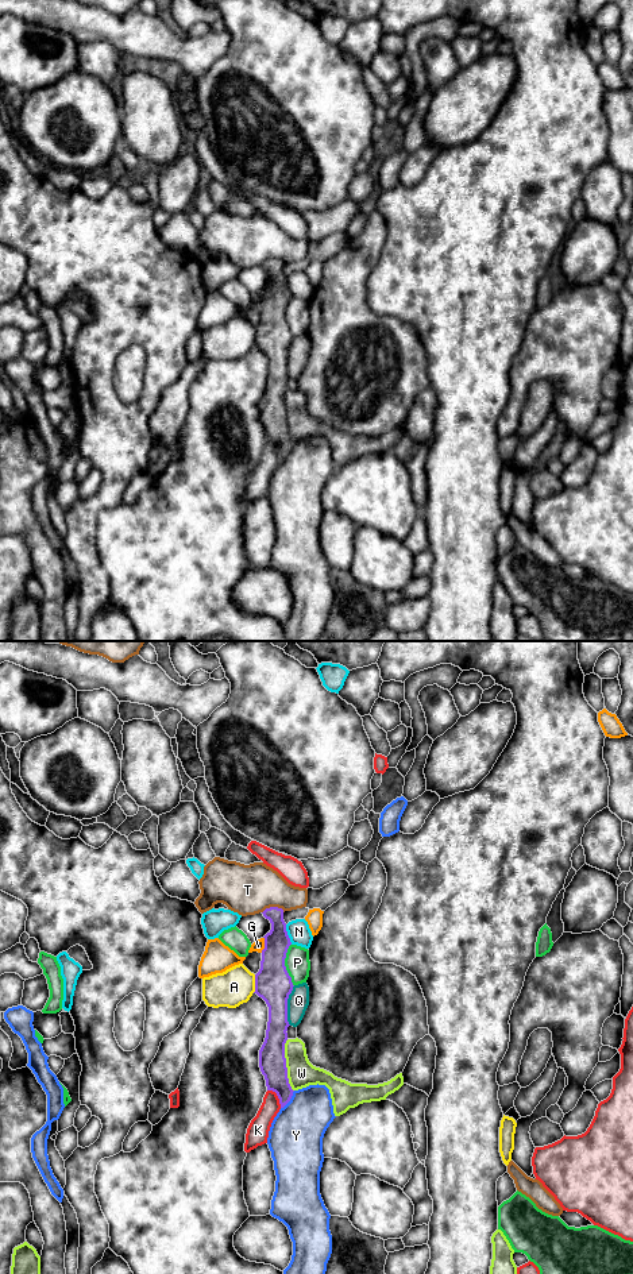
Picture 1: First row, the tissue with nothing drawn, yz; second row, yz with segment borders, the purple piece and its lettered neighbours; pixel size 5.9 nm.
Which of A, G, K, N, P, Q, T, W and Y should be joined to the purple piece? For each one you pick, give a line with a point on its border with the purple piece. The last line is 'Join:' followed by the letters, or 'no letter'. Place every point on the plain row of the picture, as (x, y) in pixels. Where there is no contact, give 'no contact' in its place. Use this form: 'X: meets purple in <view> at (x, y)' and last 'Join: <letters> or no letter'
Join: no letter

